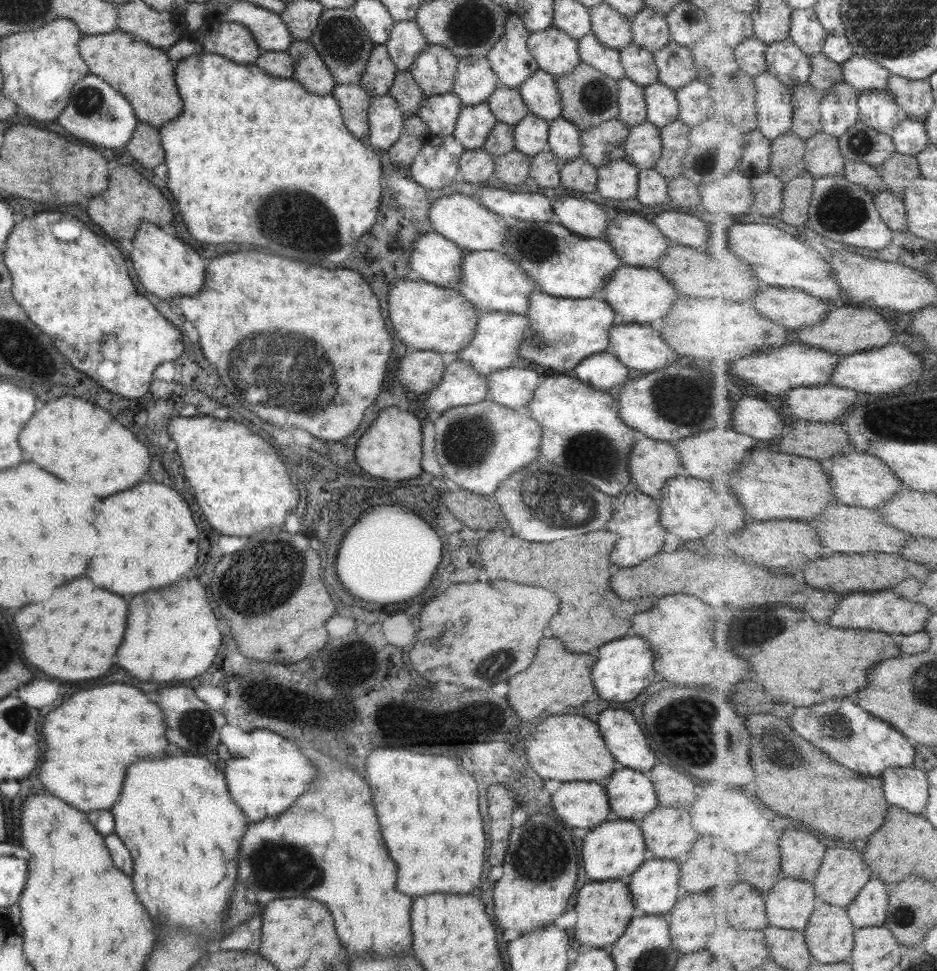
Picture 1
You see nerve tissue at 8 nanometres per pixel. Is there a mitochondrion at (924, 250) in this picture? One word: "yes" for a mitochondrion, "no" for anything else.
no

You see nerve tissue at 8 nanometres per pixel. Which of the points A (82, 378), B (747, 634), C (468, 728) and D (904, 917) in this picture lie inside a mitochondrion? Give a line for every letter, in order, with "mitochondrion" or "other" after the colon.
A: other
B: mitochondrion
C: other
D: mitochondrion

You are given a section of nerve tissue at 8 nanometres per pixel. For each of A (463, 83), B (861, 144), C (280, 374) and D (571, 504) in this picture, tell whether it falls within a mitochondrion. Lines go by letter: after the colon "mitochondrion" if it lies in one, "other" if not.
A: other
B: mitochondrion
C: mitochondrion
D: mitochondrion

